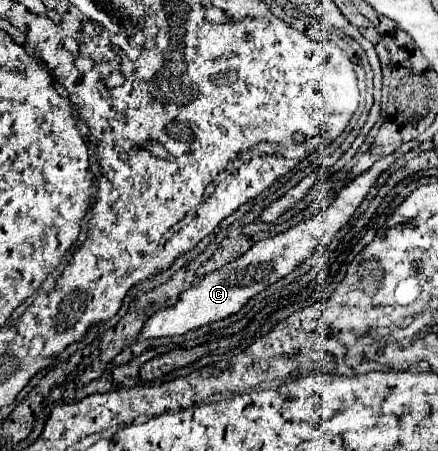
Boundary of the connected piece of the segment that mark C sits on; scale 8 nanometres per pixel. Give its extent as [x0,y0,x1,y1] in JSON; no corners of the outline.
[140,157,394,339]

